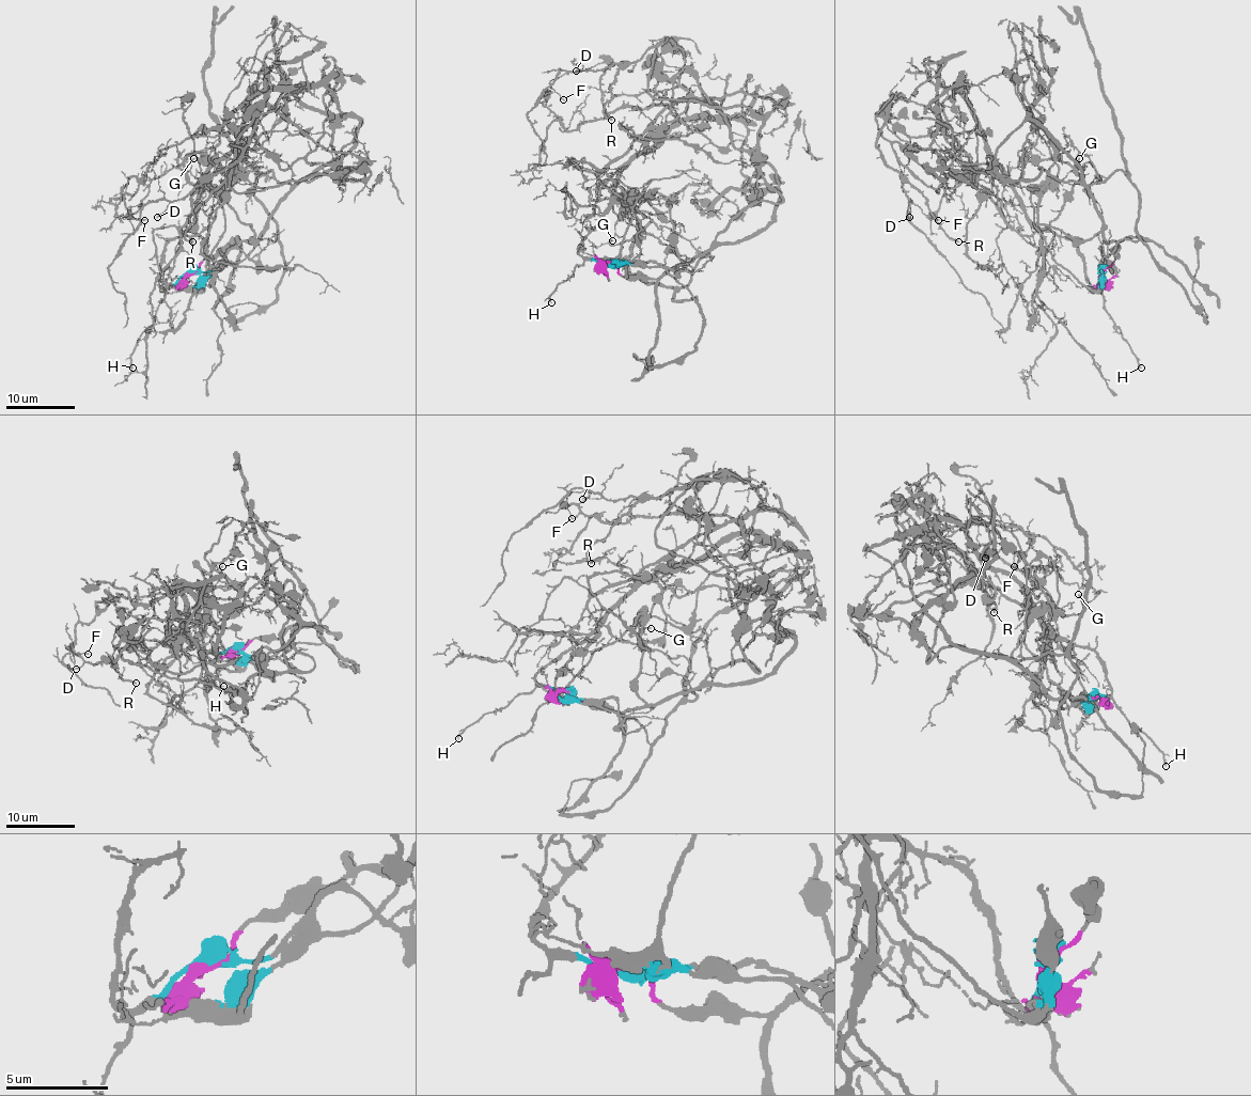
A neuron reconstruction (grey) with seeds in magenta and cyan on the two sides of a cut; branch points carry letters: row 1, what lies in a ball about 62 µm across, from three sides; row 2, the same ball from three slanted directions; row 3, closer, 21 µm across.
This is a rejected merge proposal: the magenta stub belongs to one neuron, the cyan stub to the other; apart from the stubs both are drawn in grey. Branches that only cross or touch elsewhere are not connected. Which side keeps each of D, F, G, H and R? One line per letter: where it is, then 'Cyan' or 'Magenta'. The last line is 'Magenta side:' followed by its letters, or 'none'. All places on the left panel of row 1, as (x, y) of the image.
D: Place: (157, 217). Magenta
F: Place: (144, 220). Magenta
G: Place: (193, 158). Cyan
H: Place: (133, 368). Cyan
R: Place: (192, 241). Magenta
Magenta side: D, F, R

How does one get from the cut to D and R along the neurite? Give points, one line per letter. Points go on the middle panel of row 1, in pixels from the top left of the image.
D: (609, 262), (658, 279), (756, 234), (779, 191), (762, 158), (734, 146), (669, 37), (635, 62), (576, 71)
R: (609, 262), (658, 279), (756, 234), (779, 191), (669, 37), (619, 71), (612, 120)

